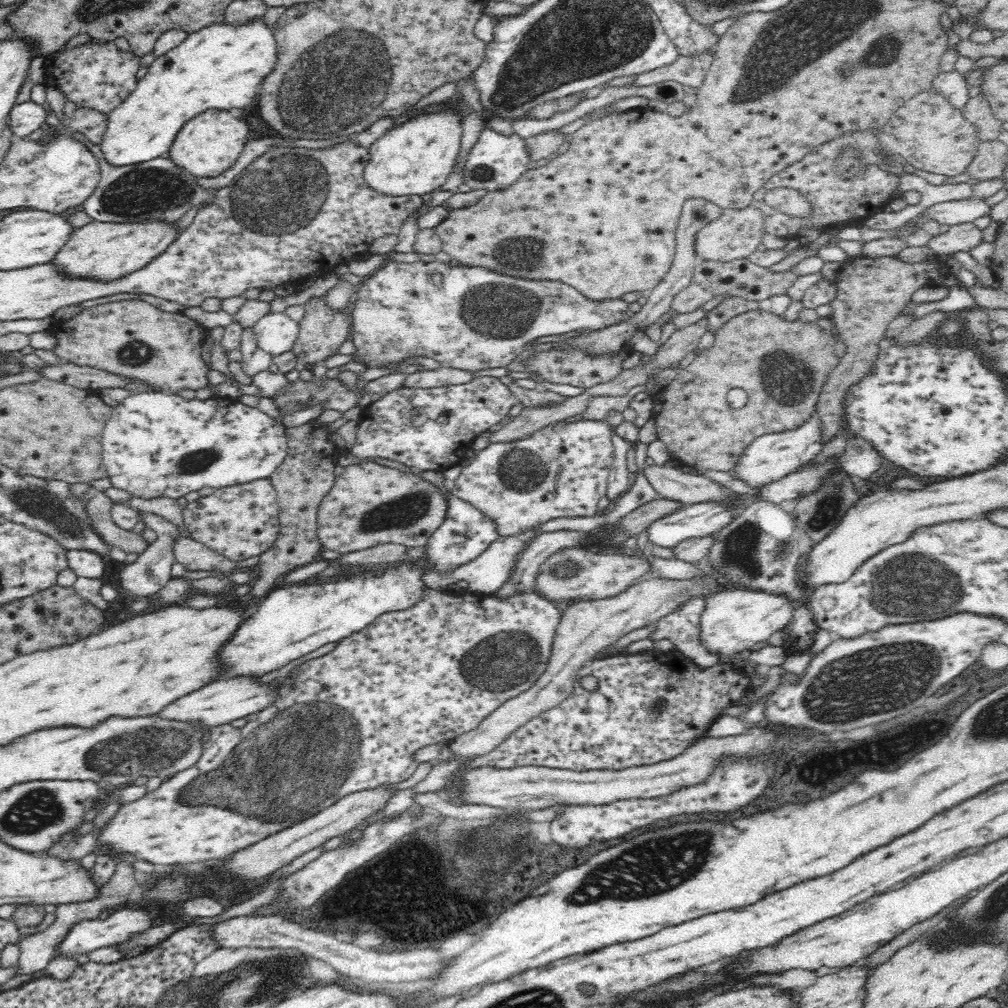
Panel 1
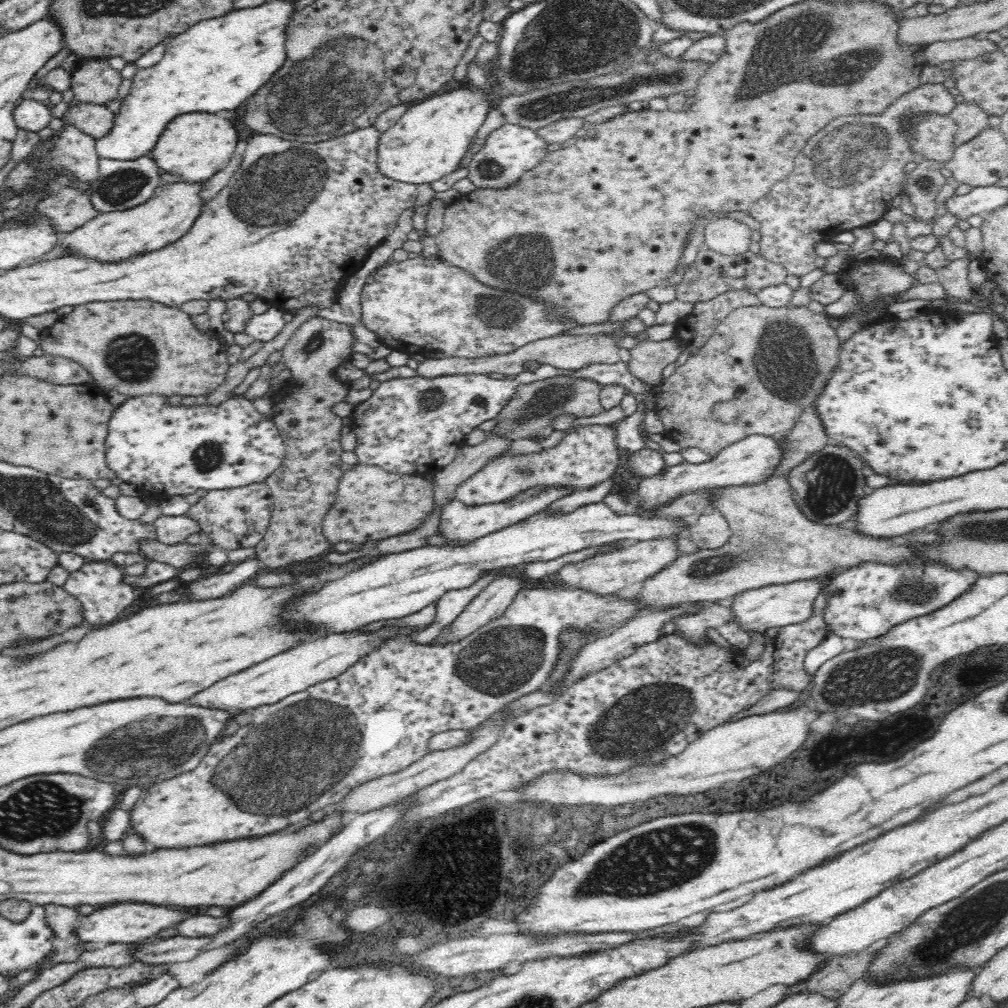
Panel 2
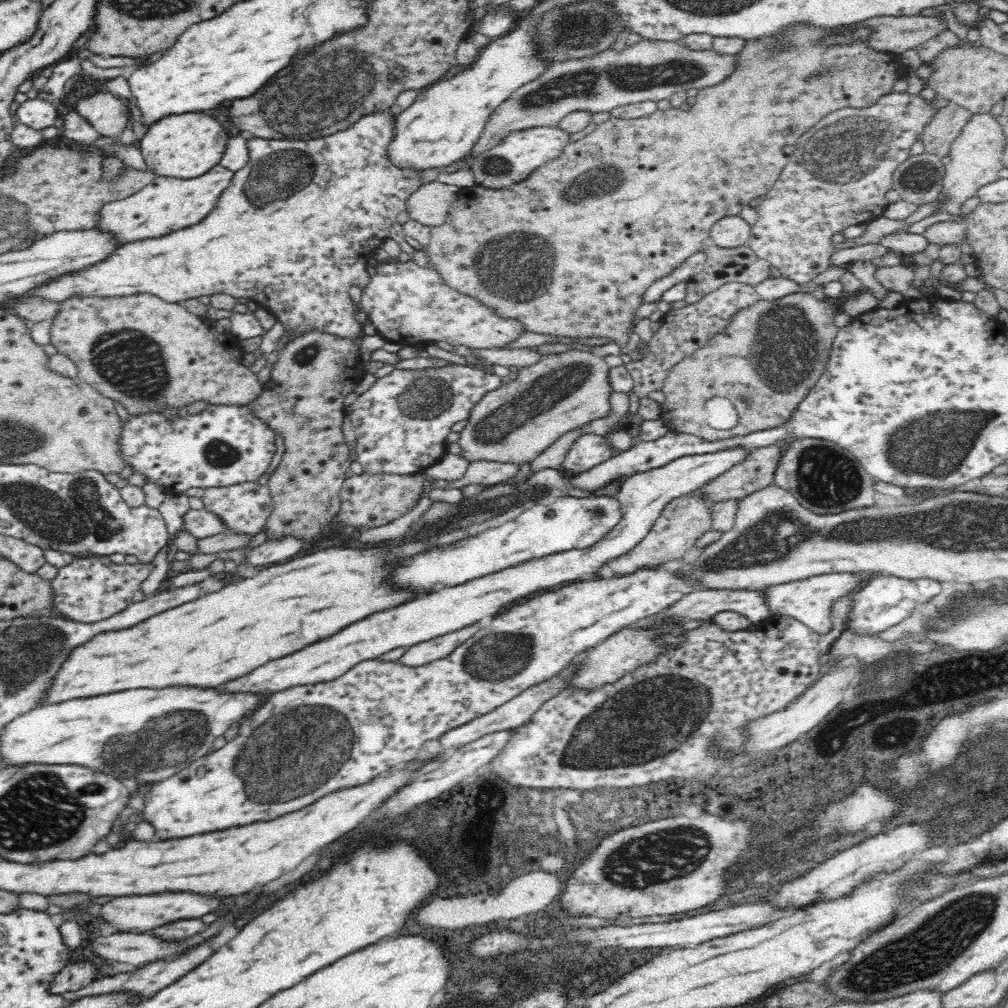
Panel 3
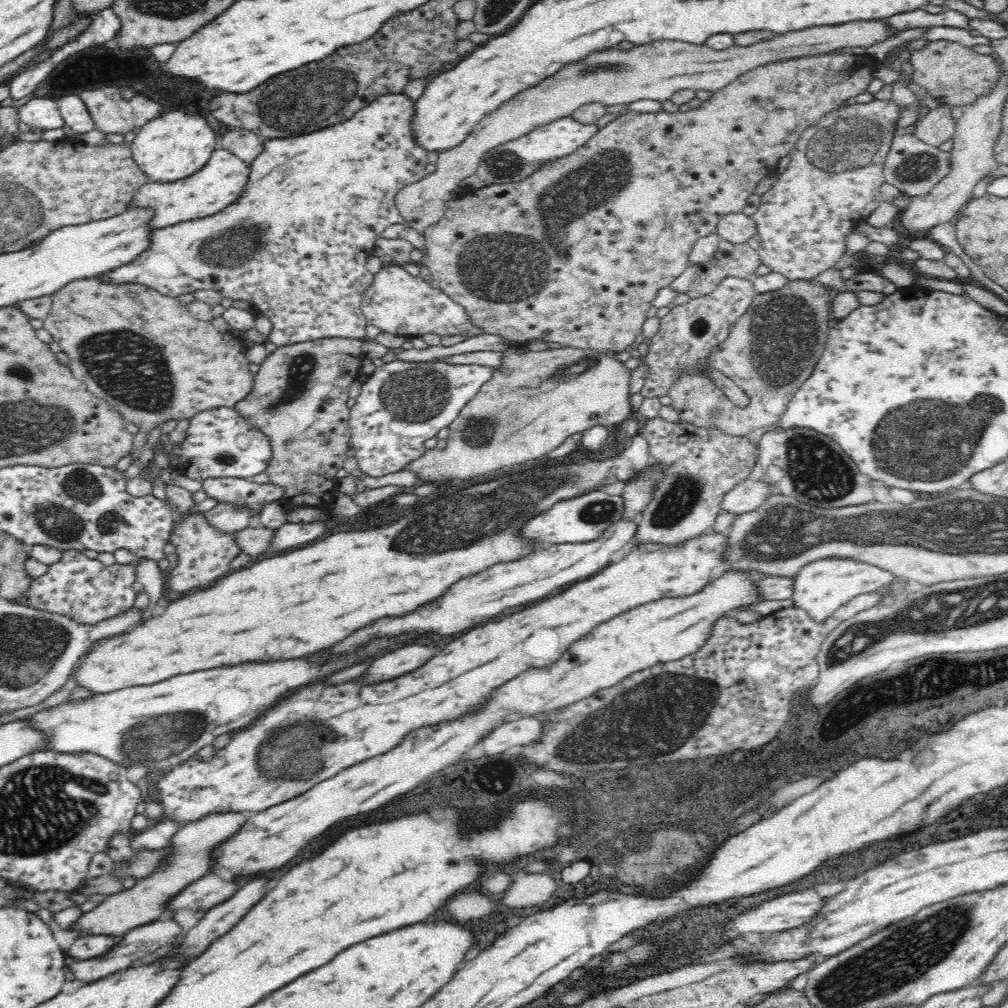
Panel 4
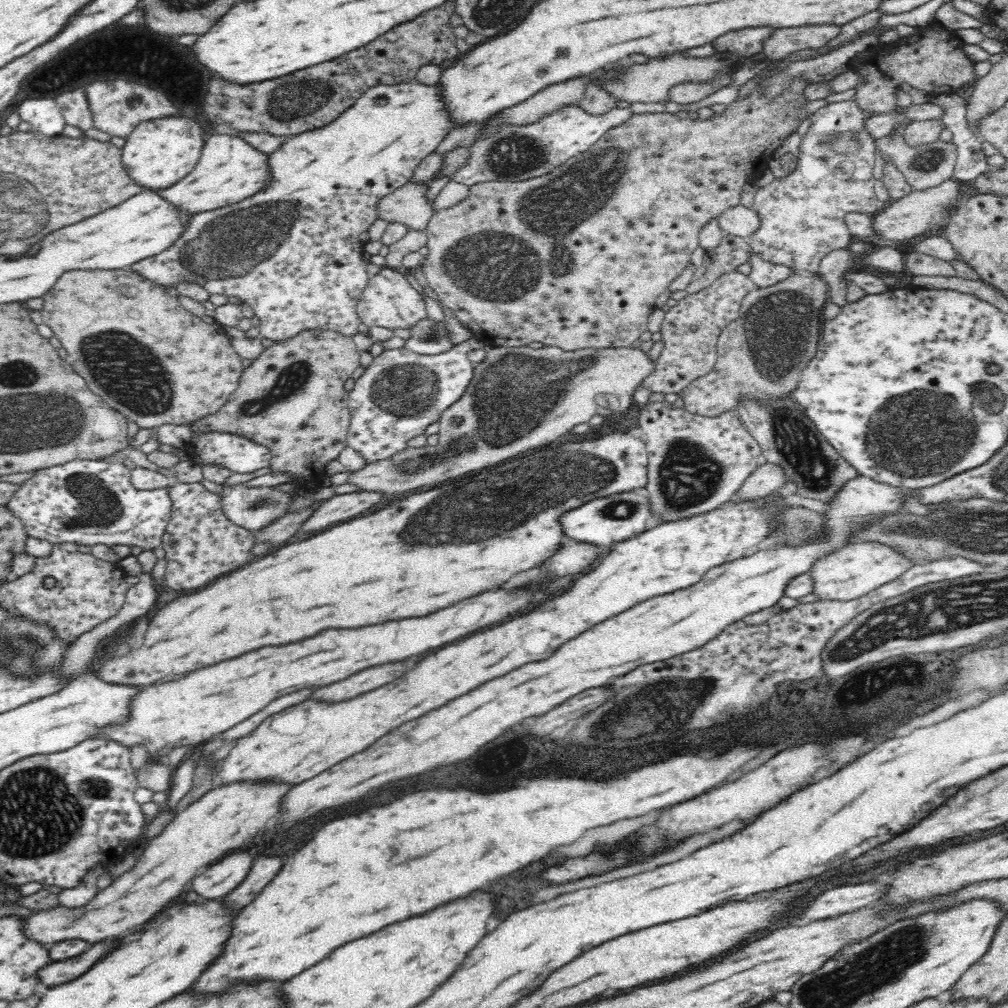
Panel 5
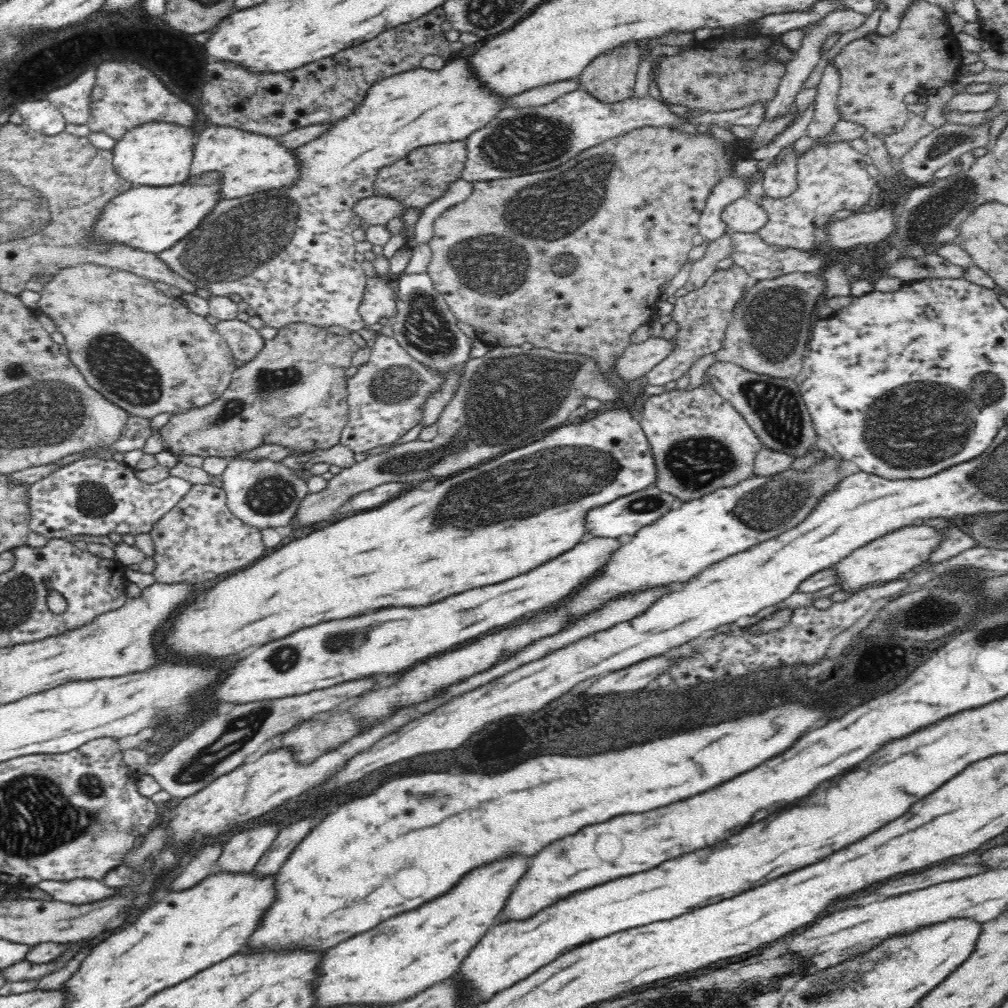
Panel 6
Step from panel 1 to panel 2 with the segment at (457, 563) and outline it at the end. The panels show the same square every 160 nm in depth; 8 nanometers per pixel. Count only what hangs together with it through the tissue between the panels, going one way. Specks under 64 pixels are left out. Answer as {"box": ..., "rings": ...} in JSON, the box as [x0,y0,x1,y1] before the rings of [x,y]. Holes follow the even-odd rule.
{"box":[436,487,570,545],"rings":[[[532,487],[520,493],[518,496],[501,503],[483,505],[464,504],[455,496],[446,500],[440,508],[440,522],[436,528],[436,534],[445,539],[446,545],[467,545],[483,536],[498,532],[519,523],[529,516],[544,510],[548,504],[552,504],[558,498],[570,494],[570,489],[556,489],[556,487]]]}

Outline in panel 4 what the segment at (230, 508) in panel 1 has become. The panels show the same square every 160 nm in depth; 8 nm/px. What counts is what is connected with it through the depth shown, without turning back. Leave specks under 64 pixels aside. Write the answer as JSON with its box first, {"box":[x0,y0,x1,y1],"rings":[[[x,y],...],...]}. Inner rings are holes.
{"box":[202,478,282,516],"rings":[[[211,478],[202,481],[203,491],[218,503],[230,503],[236,509],[248,507],[252,516],[259,515],[264,508],[282,499],[282,488],[272,483],[259,484],[241,478]]]}

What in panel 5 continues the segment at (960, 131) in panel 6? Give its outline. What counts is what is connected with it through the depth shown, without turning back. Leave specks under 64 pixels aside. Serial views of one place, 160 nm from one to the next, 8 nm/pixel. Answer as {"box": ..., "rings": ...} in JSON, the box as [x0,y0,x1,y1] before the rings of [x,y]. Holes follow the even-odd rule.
{"box":[878,129,956,191],"rings":[[[903,129],[895,130],[892,134],[878,139],[879,152],[886,163],[892,163],[896,169],[904,175],[906,182],[914,188],[914,191],[923,191],[937,187],[946,178],[953,176],[956,164],[956,146],[954,143],[943,141],[931,142],[910,146],[903,137]]]}

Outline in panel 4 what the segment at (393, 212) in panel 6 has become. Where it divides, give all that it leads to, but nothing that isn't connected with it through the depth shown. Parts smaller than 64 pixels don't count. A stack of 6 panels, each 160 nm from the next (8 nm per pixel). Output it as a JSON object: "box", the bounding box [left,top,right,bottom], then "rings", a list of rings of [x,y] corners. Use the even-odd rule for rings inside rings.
{"box":[395,19,904,233],"rings":[[[885,19],[863,20],[847,22],[841,25],[815,26],[801,31],[776,35],[774,38],[760,40],[760,42],[750,46],[739,47],[734,45],[724,50],[714,50],[704,44],[692,44],[684,41],[650,41],[646,42],[646,44],[636,44],[629,50],[621,50],[618,47],[594,50],[594,52],[590,52],[588,56],[584,56],[578,62],[568,62],[558,72],[548,76],[548,78],[544,78],[537,86],[528,88],[516,94],[516,97],[503,102],[494,112],[487,114],[475,126],[475,129],[465,138],[463,143],[455,146],[454,149],[438,153],[438,160],[435,164],[437,169],[432,174],[427,174],[424,178],[421,178],[418,182],[405,186],[395,196],[397,209],[402,215],[403,220],[408,221],[410,227],[422,233],[424,229],[440,222],[445,215],[447,202],[454,198],[454,192],[461,187],[463,180],[475,174],[484,153],[511,140],[520,138],[520,136],[528,134],[530,130],[534,130],[538,126],[550,124],[559,118],[570,117],[583,104],[597,102],[608,107],[616,106],[616,104],[626,106],[630,102],[636,102],[636,100],[664,102],[664,100],[670,99],[675,92],[680,90],[704,90],[714,94],[725,88],[733,80],[736,80],[741,74],[756,67],[784,59],[826,55],[827,53],[848,47],[868,48],[874,46],[877,42],[884,42],[902,31],[904,30],[895,30],[893,26],[889,26]]]}

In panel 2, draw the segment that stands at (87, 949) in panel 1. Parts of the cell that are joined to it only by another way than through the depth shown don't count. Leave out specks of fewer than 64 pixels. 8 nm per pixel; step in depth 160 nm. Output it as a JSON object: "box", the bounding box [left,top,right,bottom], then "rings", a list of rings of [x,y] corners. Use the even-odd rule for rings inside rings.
{"box":[76,903,184,944],"rings":[[[115,903],[106,908],[97,908],[89,915],[81,915],[76,922],[77,936],[81,942],[103,942],[136,944],[147,938],[154,937],[160,930],[170,928],[181,922],[184,910],[174,910],[168,906],[152,906],[146,903]]]}

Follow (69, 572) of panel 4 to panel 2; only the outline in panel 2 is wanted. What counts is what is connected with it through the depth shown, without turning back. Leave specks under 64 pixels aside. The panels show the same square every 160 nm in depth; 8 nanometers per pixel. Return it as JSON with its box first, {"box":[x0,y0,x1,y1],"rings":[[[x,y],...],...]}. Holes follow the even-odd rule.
{"box":[63,561,136,625],"rings":[[[88,561],[85,565],[78,572],[69,574],[63,589],[80,601],[83,616],[88,622],[95,625],[114,623],[122,617],[121,612],[136,600],[135,587],[123,581],[126,575],[113,562]]]}

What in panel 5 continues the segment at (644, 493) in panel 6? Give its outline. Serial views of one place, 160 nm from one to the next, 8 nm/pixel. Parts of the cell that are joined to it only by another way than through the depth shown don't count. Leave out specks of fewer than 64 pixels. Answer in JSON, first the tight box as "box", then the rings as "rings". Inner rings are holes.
{"box":[558,491,652,546],"rings":[[[624,491],[585,502],[582,506],[561,514],[558,521],[560,521],[562,533],[568,539],[597,546],[613,546],[628,540],[636,532],[642,532],[650,520],[650,514],[652,511],[650,511],[647,498]]]}

